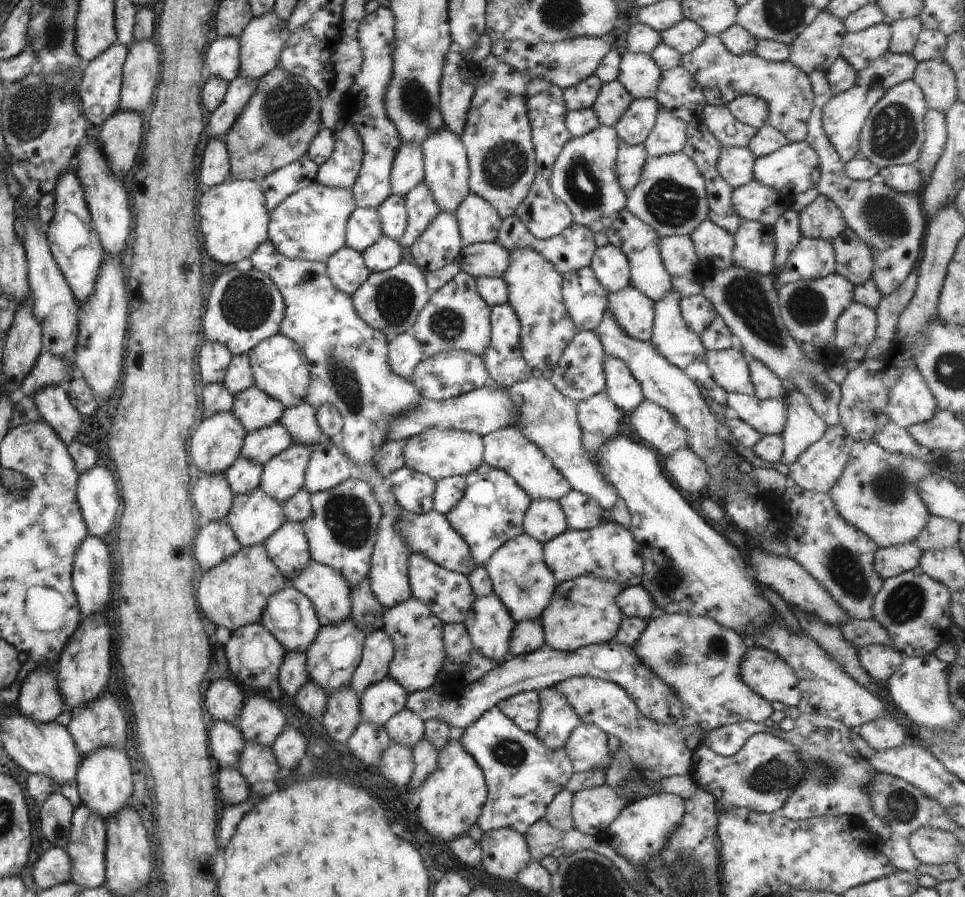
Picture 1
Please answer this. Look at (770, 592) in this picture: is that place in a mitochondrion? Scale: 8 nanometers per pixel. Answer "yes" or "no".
no

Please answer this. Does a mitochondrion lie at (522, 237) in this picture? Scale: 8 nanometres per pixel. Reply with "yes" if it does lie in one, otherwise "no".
no

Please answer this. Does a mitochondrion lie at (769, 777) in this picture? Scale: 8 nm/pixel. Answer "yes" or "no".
yes

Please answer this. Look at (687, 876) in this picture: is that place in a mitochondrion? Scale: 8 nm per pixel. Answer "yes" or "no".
yes

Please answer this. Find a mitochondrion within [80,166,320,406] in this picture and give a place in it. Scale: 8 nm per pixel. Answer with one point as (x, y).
(247, 303)

